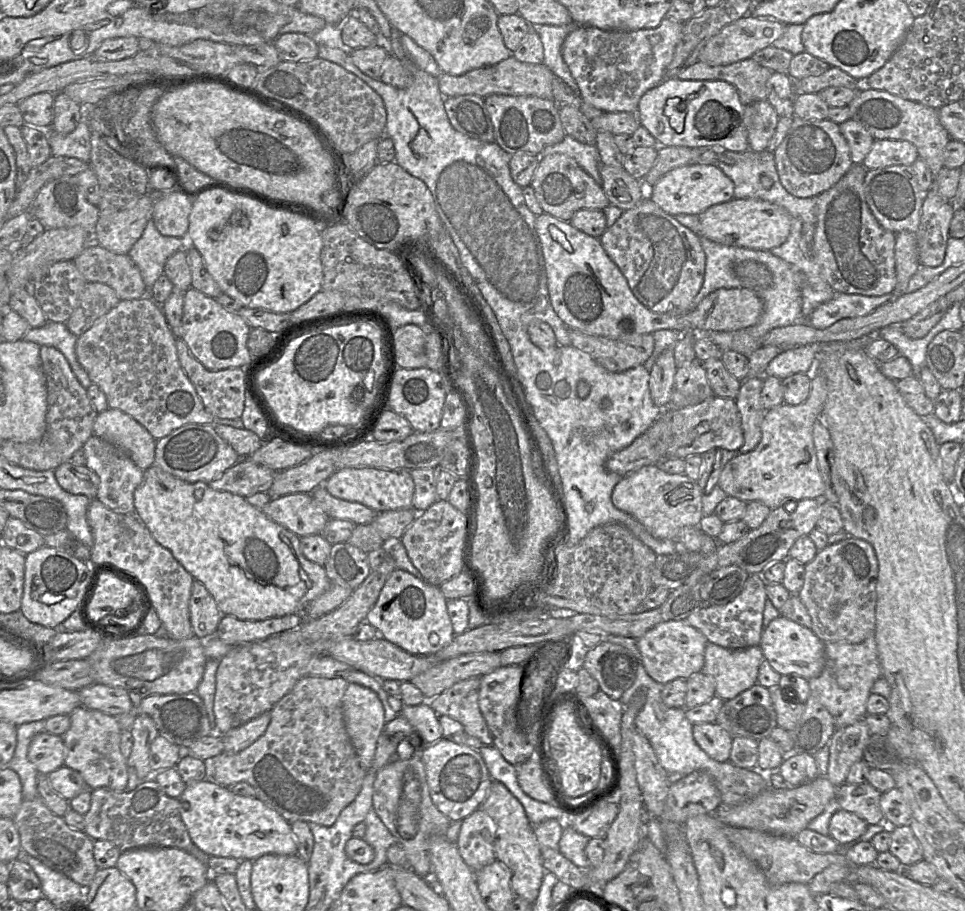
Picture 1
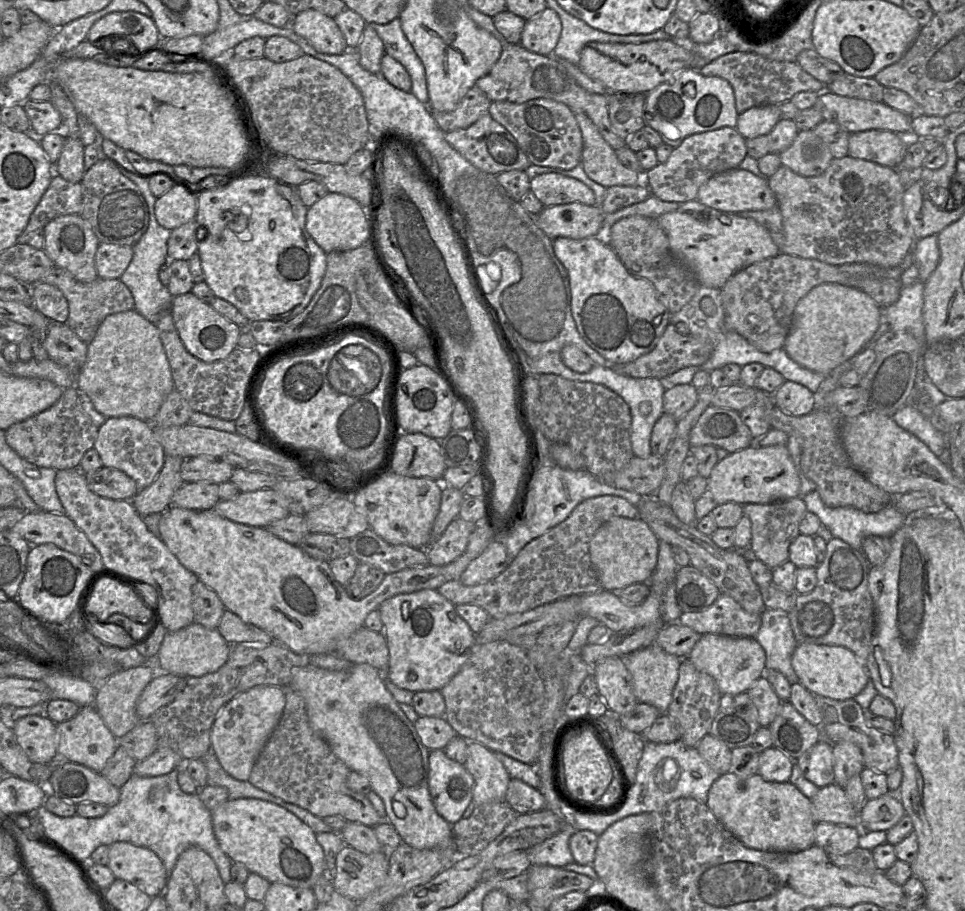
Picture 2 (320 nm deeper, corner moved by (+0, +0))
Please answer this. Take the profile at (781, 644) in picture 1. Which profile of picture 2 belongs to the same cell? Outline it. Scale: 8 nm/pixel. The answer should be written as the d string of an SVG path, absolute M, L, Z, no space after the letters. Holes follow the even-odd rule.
M800 643L793 652L792 666L799 683L809 692L835 700L853 699L869 681L866 667L843 646Z

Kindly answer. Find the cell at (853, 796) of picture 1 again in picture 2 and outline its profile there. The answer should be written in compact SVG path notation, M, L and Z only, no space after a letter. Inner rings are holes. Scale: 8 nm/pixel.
M836 783L820 788L811 799L813 818L818 822L860 827L860 812L850 802L844 788Z

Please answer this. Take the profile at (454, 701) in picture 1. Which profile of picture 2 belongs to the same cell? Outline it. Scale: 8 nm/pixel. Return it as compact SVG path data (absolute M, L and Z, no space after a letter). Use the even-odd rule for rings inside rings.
M505 640L475 644L471 656L440 692L446 707L444 718L458 736L526 764L536 762L545 686L541 671L522 647Z

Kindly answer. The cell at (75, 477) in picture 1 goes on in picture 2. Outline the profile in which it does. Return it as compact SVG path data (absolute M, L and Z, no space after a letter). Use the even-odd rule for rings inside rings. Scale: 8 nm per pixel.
M103 466L84 474L88 488L103 498L131 500L137 493L135 481L116 468Z

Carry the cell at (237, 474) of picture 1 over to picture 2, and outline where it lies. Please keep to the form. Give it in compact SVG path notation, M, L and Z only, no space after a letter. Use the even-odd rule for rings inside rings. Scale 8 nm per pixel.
M185 482L173 495L172 505L191 510L208 510L220 500L219 484Z

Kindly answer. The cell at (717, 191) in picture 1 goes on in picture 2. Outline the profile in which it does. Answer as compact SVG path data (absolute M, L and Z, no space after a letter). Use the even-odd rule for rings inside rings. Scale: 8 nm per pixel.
M734 169L711 177L698 190L696 200L727 213L764 211L777 206L766 177Z

